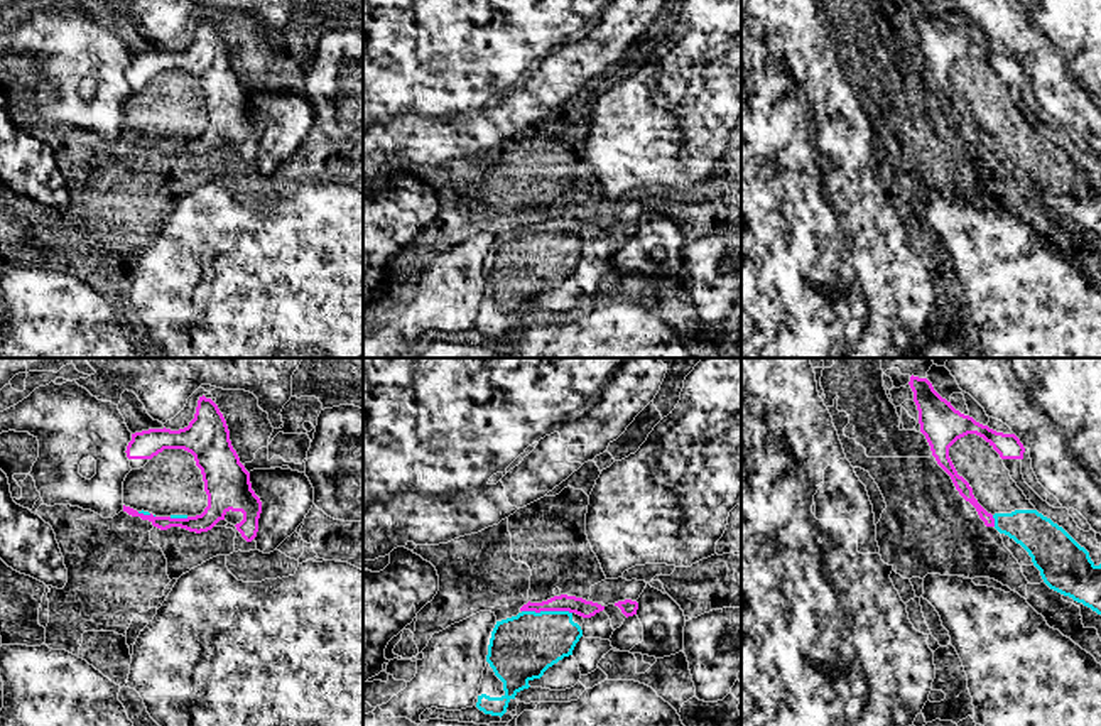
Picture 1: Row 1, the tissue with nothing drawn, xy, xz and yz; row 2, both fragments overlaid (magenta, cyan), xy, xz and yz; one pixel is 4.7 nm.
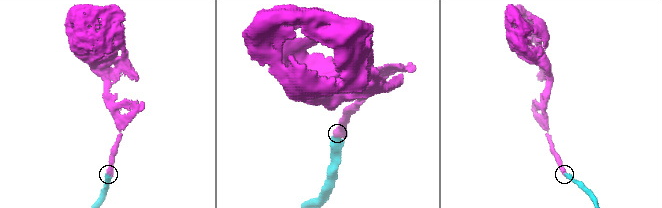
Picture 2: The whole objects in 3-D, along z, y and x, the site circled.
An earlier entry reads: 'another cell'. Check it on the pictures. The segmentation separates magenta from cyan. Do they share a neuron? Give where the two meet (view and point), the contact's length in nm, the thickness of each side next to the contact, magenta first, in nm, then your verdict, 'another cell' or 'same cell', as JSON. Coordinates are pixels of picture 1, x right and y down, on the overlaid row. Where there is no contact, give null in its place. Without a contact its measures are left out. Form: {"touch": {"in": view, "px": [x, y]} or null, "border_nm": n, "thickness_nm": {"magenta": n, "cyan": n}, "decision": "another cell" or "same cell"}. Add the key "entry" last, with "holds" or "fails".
{"touch": {"in": "xz", "px": [547, 610]}, "border_nm": 240, "thickness_nm": {"magenta": 80, "cyan": 300}, "decision": "same cell", "entry": "fails"}

